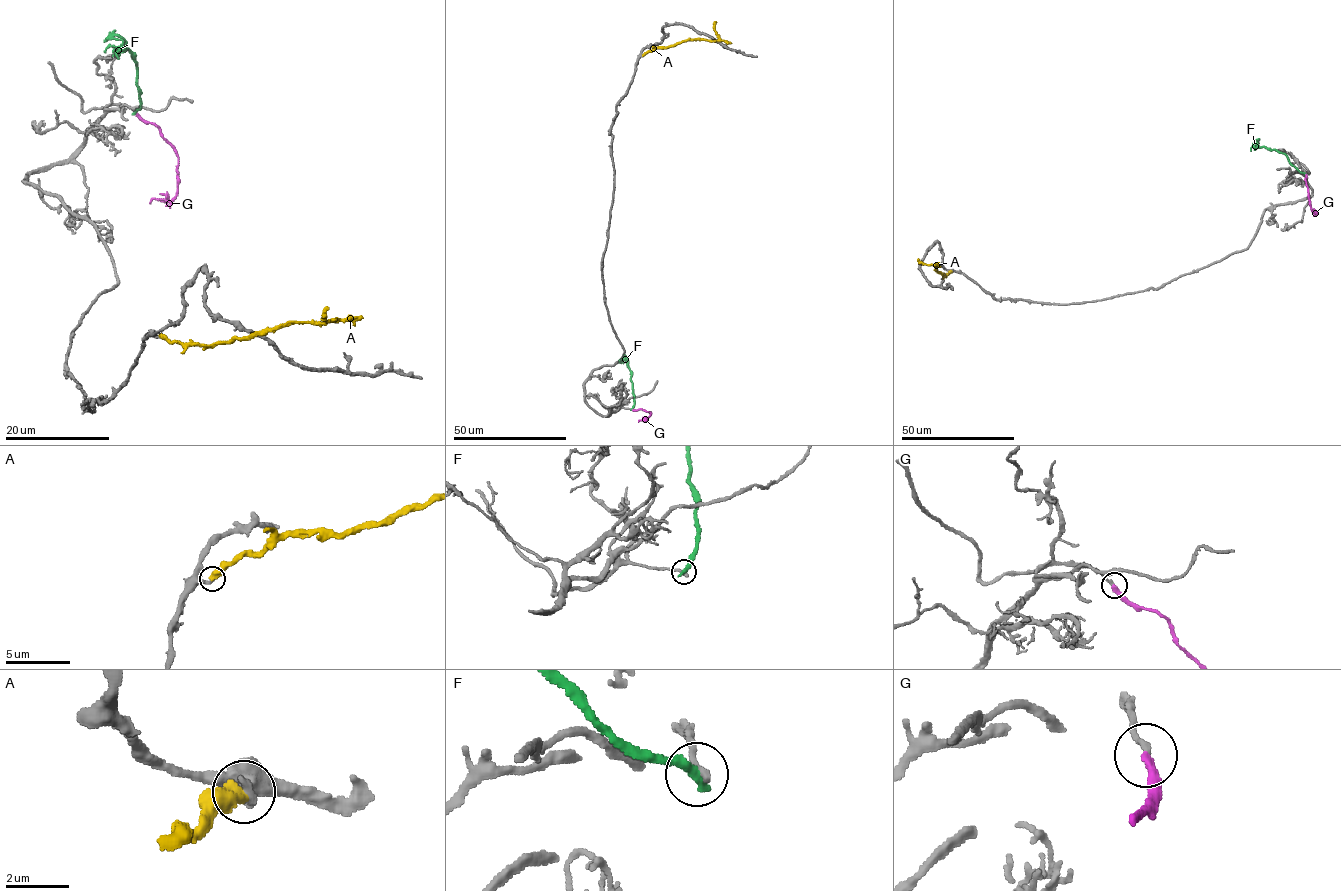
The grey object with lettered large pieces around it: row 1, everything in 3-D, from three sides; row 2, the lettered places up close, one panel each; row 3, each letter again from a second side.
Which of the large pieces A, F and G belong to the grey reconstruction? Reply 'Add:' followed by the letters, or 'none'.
Add: G

